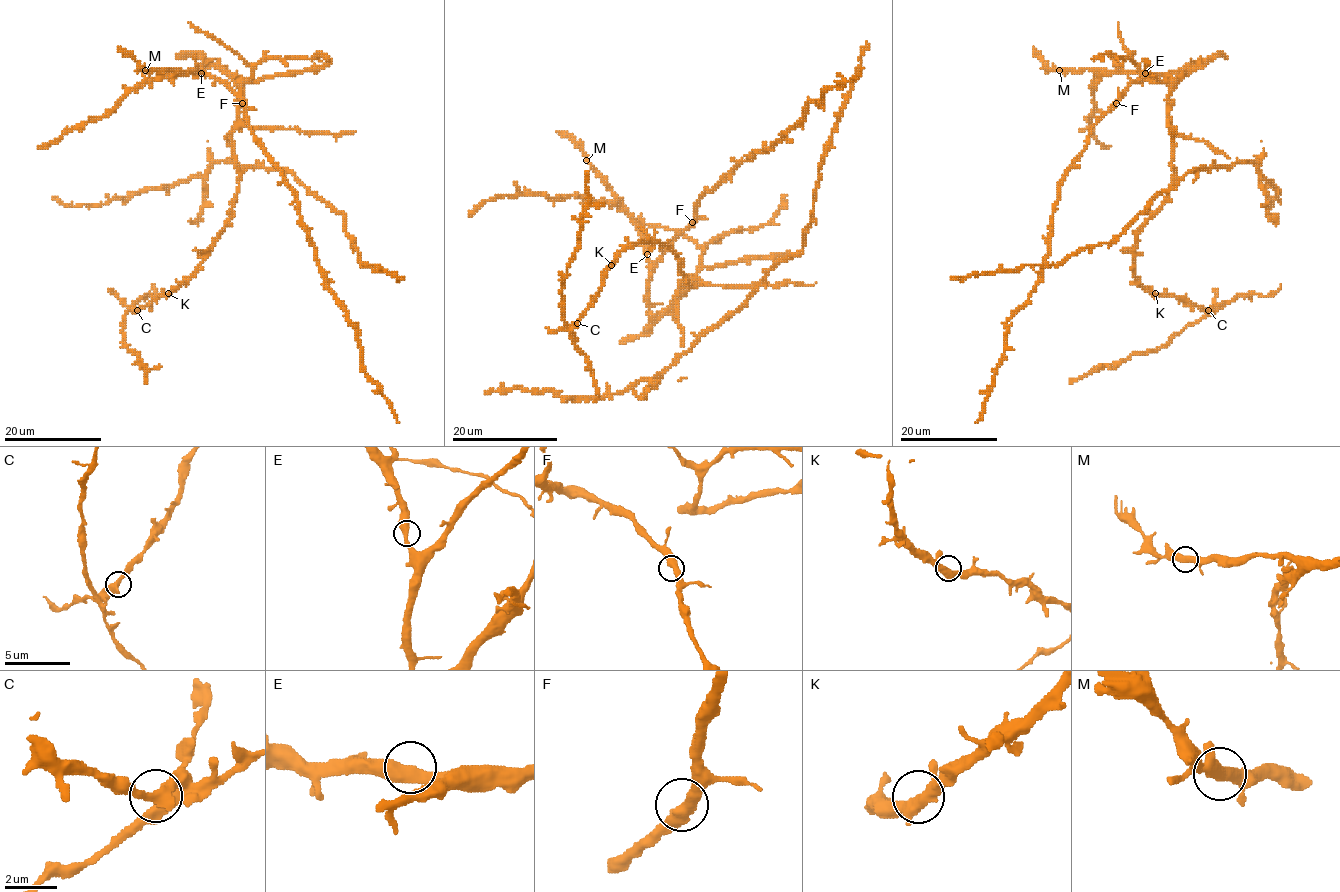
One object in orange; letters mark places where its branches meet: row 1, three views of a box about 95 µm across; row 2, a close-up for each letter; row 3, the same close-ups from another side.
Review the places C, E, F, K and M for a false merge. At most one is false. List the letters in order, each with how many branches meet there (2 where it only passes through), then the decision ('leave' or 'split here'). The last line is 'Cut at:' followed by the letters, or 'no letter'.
C: 2 branches meet; leave
E: 2 branches meet; leave
F: 2 branches meet; leave
K: 2 branches meet; leave
M: 2 branches meet; leave
Cut at: no letter

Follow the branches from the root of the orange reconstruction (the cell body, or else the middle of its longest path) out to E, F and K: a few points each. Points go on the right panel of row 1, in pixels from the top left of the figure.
E: (1193, 69), (1201, 66), (1189, 64), (1165, 74), (1145, 73)
F: (1193, 69), (1201, 66), (1189, 64), (1138, 79), (1116, 103)
K: (1193, 69), (1174, 85), (1168, 97), (1172, 186), (1163, 205), (1139, 230), (1134, 246), (1134, 276), (1155, 293)

